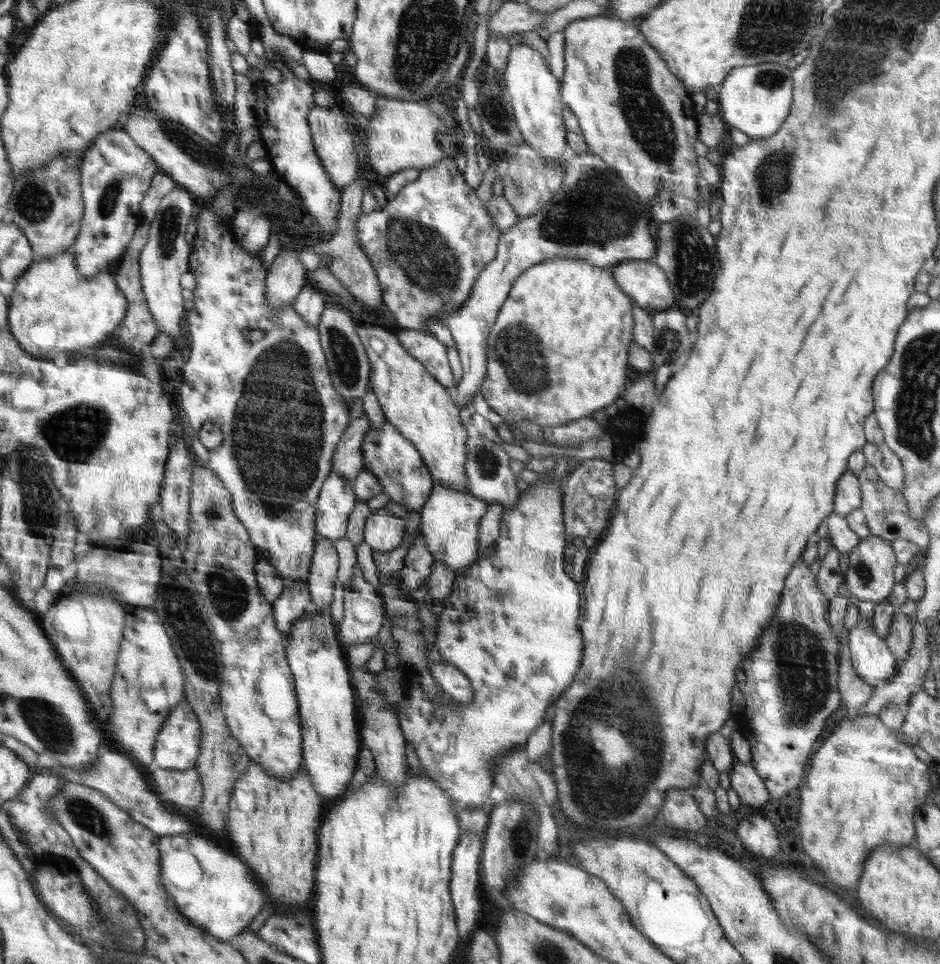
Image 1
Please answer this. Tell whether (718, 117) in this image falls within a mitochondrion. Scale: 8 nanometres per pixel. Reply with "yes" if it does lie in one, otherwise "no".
no

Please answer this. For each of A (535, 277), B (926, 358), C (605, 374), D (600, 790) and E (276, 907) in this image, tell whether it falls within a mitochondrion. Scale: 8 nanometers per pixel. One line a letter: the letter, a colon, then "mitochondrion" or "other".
A: other
B: mitochondrion
C: other
D: mitochondrion
E: other

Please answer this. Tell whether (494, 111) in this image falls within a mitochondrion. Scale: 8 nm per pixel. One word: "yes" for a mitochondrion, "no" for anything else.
yes

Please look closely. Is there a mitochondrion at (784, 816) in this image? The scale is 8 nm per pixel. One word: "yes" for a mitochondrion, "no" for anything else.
no

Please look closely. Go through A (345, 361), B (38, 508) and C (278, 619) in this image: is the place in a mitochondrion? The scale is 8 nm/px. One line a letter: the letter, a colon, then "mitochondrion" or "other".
A: mitochondrion
B: mitochondrion
C: other

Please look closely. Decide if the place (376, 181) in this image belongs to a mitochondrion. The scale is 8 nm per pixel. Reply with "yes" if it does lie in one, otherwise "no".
no

